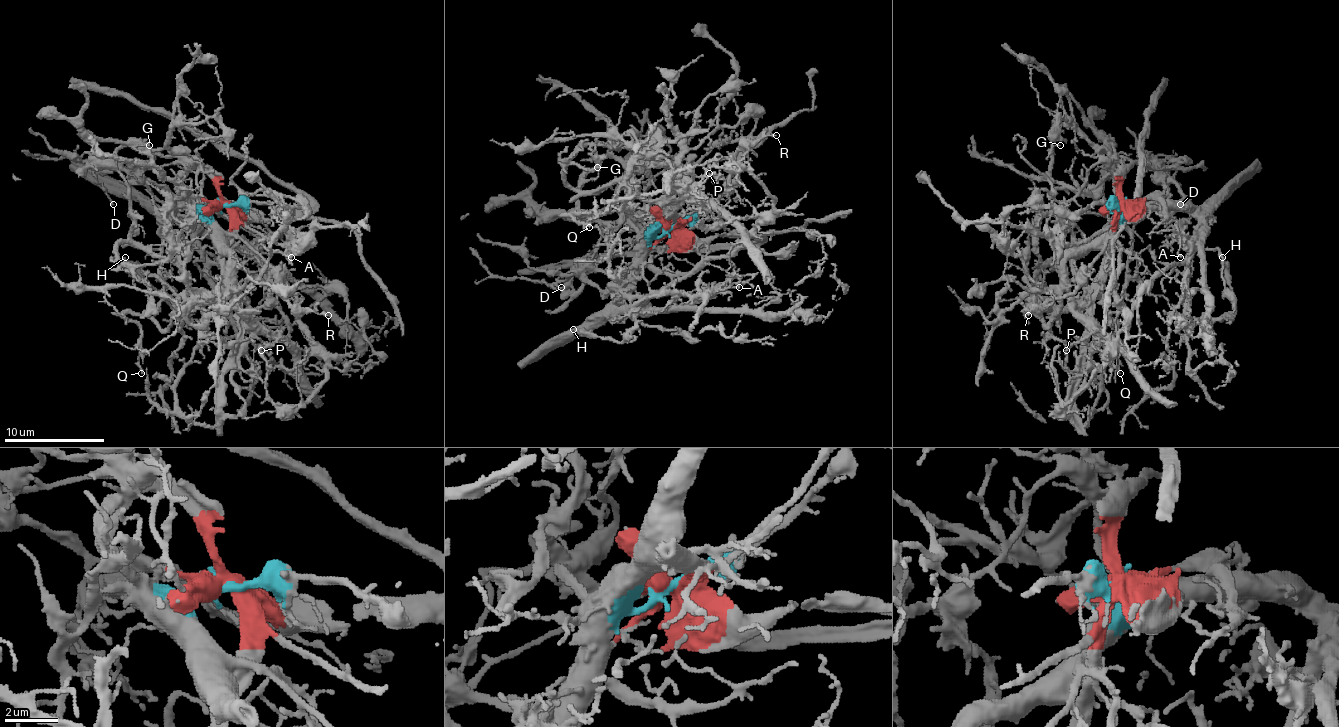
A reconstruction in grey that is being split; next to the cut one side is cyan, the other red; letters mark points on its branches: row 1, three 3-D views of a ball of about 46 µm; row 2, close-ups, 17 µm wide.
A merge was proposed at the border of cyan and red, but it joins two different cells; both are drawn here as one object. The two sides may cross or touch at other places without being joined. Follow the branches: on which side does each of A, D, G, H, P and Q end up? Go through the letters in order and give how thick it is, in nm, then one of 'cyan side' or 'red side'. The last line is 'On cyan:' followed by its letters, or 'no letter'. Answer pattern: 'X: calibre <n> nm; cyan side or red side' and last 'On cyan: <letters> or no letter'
A: calibre 140 nm; cyan side
D: calibre 140 nm; cyan side
G: calibre 120 nm; red side
H: calibre 260 nm; cyan side
P: calibre 110 nm; cyan side
Q: calibre 170 nm; red side
On cyan: A, D, H, P

